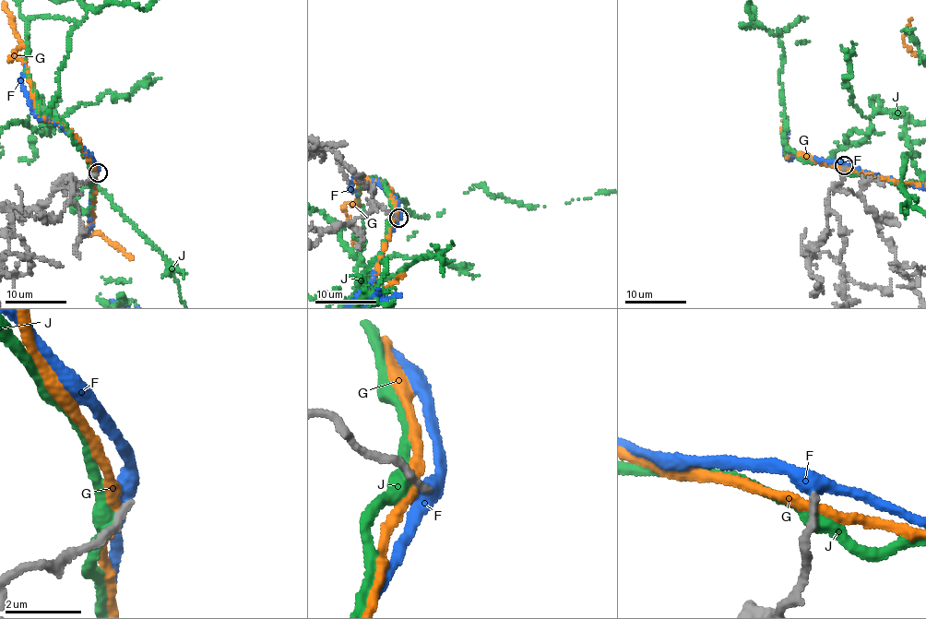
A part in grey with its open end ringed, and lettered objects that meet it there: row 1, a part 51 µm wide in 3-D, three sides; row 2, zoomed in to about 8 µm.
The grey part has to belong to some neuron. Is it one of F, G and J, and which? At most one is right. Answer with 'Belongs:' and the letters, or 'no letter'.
Belongs: no letter

